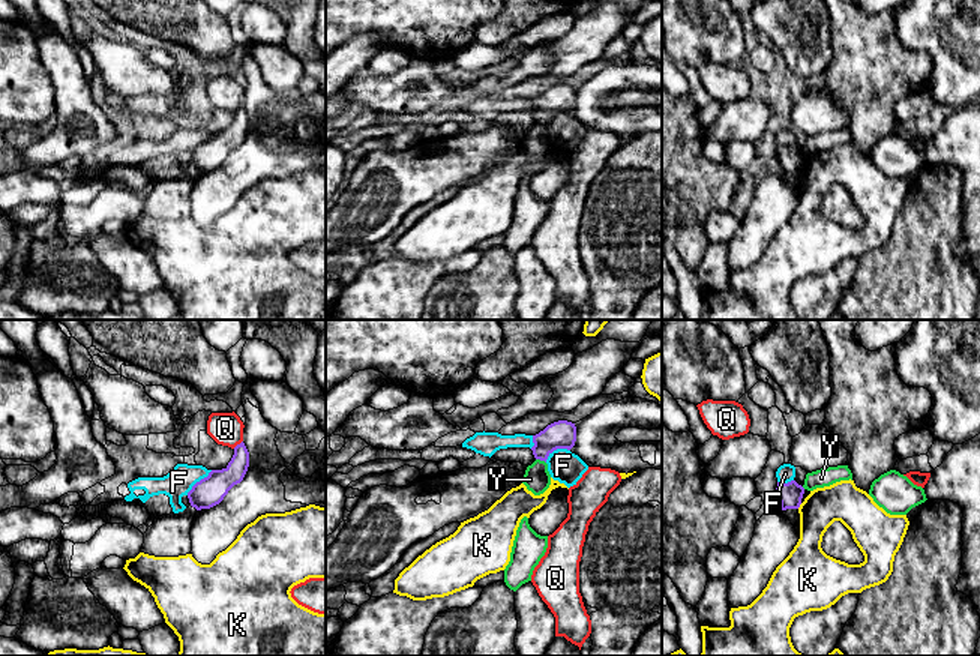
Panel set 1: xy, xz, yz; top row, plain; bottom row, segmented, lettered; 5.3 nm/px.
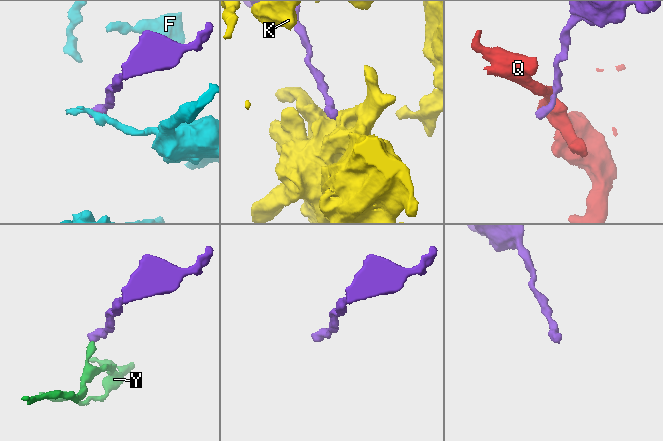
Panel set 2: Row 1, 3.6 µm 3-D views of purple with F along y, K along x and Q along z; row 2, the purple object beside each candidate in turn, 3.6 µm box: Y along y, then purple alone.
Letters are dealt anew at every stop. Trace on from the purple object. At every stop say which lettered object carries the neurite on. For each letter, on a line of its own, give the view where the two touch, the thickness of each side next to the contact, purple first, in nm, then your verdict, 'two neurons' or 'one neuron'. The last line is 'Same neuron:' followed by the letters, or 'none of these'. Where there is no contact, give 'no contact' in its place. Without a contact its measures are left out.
F: contact in xy; calibres 160 and 150 nm; two neurons
K: contact in yz; calibres 130 and 220 nm; two neurons
Q: contact in xy; calibres 140 and 180 nm; two neurons
Y: contact in xz; calibres 150 and 140 nm; two neurons
Same neuron: none of these

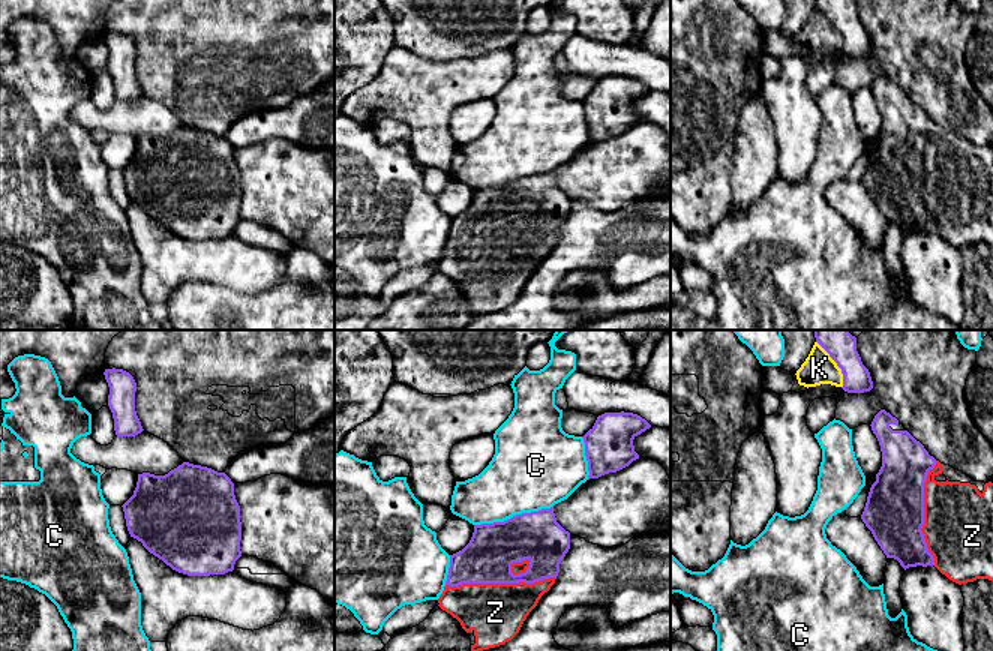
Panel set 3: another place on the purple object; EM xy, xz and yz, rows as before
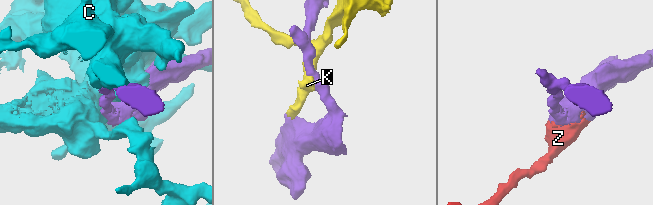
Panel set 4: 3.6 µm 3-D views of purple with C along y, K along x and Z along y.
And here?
C: contact in xz; calibres 260 and 420 nm; two neurons
K: contact in yz; calibres 150 and 170 nm; two neurons
Z: contact in xz; calibres 260 and 300 nm; one neuron
Same neuron: Z

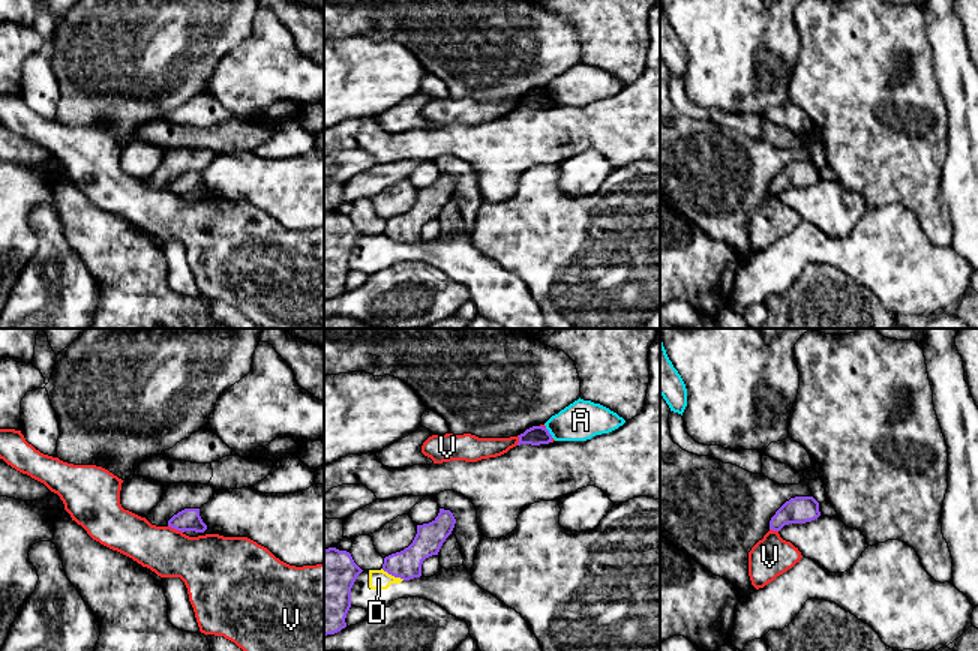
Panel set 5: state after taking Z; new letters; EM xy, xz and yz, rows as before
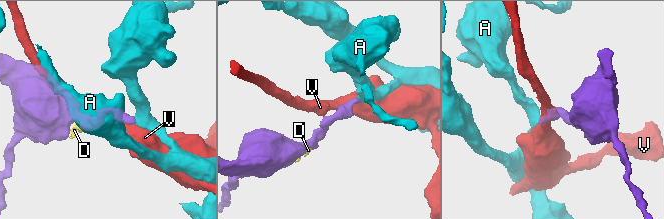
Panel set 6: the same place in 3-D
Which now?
A: contact in xz; calibres 110 and 220 nm; two neurons
D: contact in xz; calibres 160 and 110 nm; two neurons
V: contact in xy; calibres 120 and 300 nm; two neurons
Same neuron: none of these

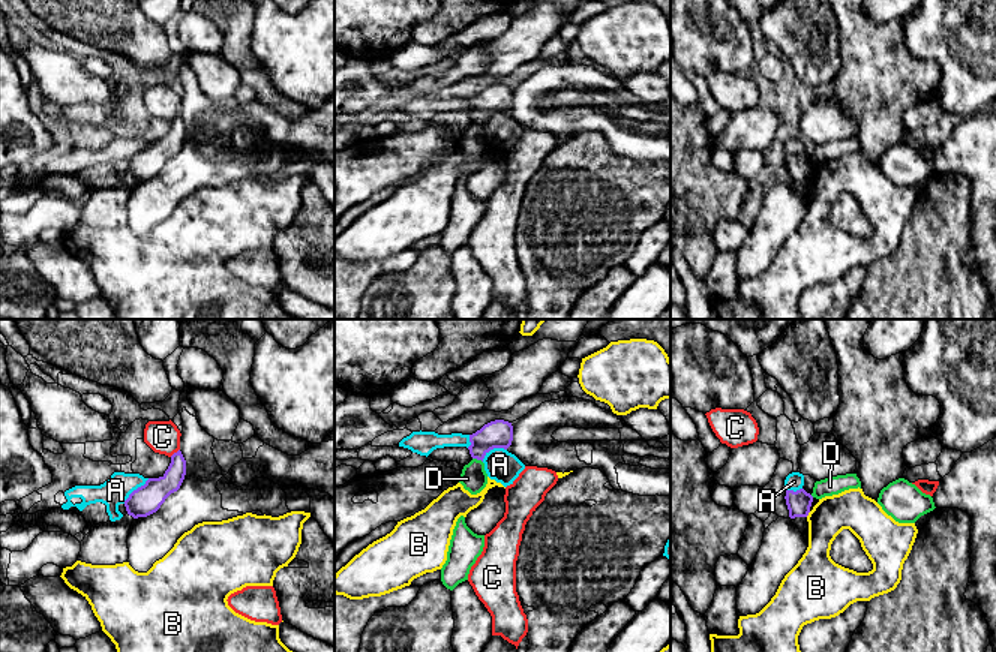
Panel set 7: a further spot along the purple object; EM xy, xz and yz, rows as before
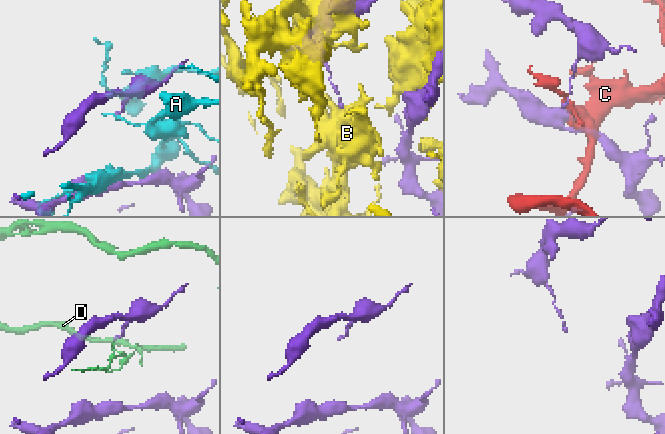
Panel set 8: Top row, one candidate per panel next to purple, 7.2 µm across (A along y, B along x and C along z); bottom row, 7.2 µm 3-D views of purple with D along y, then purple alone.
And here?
A: contact in xy; calibres 160 and 150 nm; two neurons
B: contact in yz; calibres 130 and 220 nm; two neurons
C: contact in xy; calibres 140 and 180 nm; two neurons
D: contact in xz; calibres 150 and 140 nm; two neurons
Same neuron: none of these

